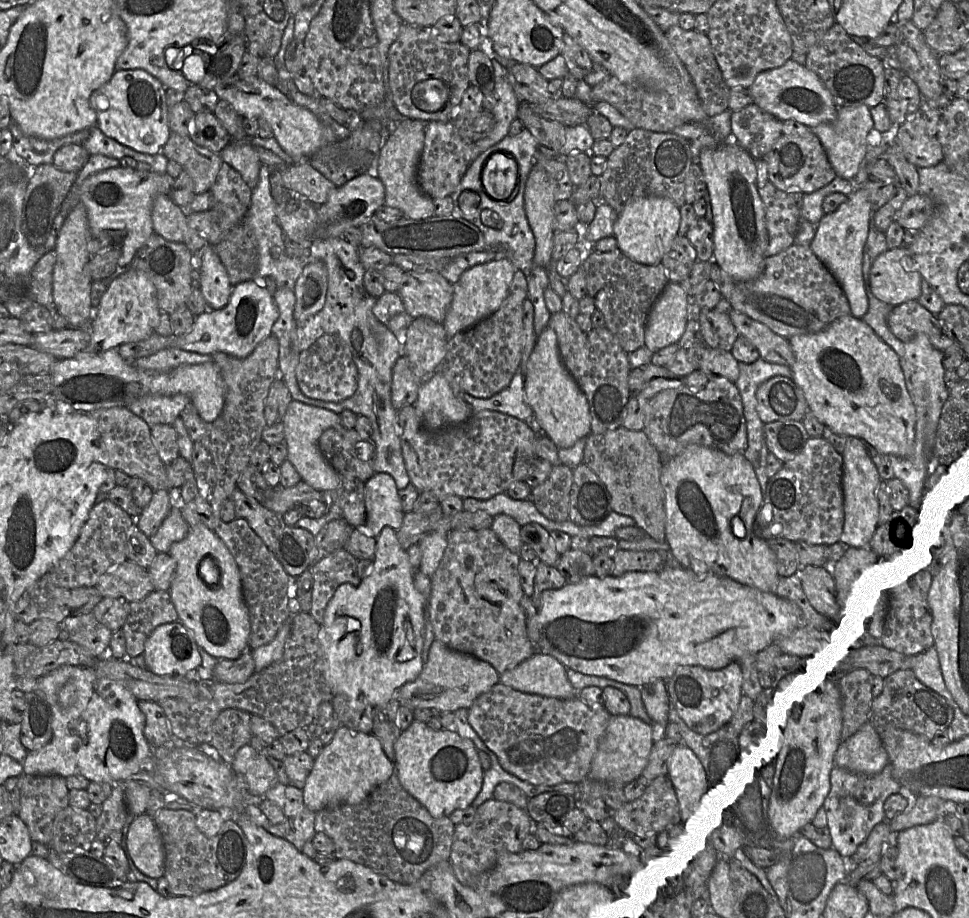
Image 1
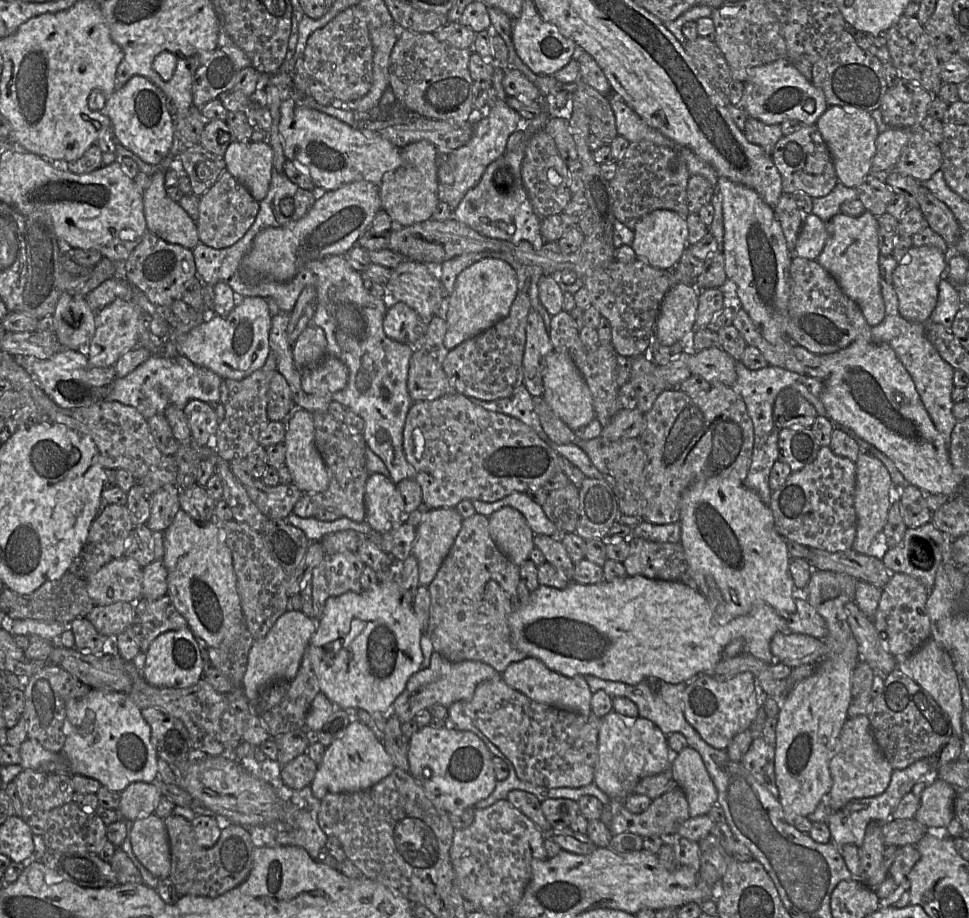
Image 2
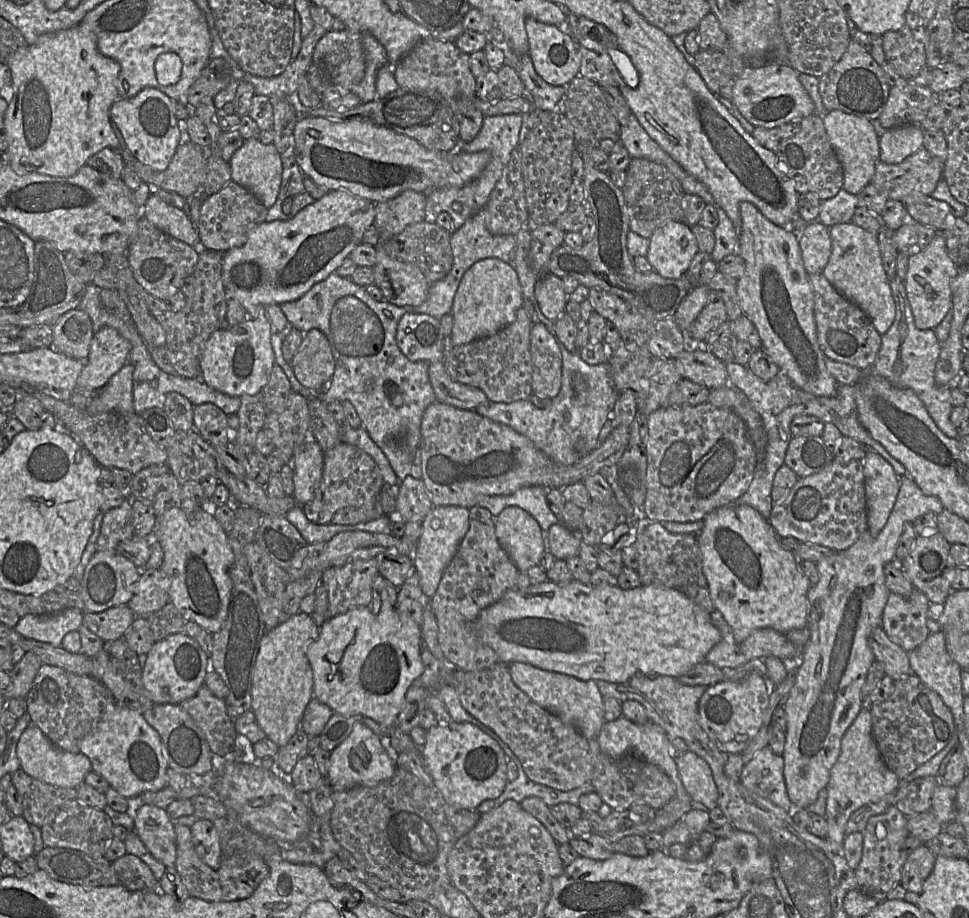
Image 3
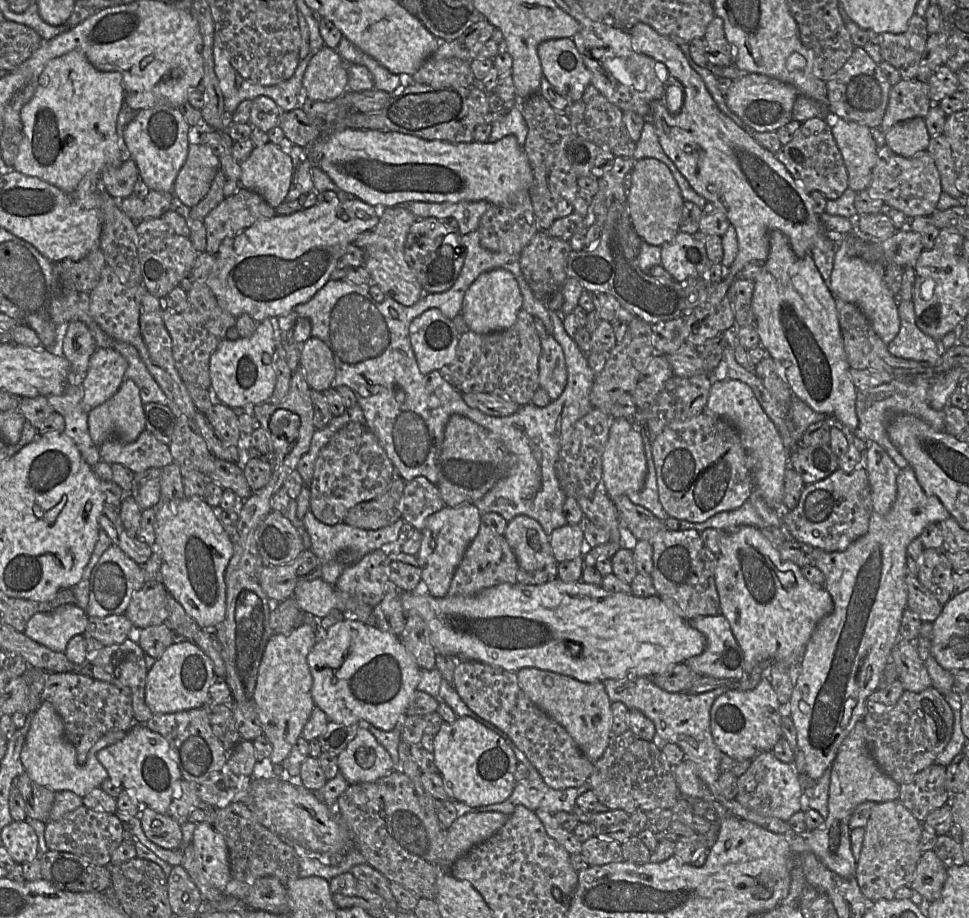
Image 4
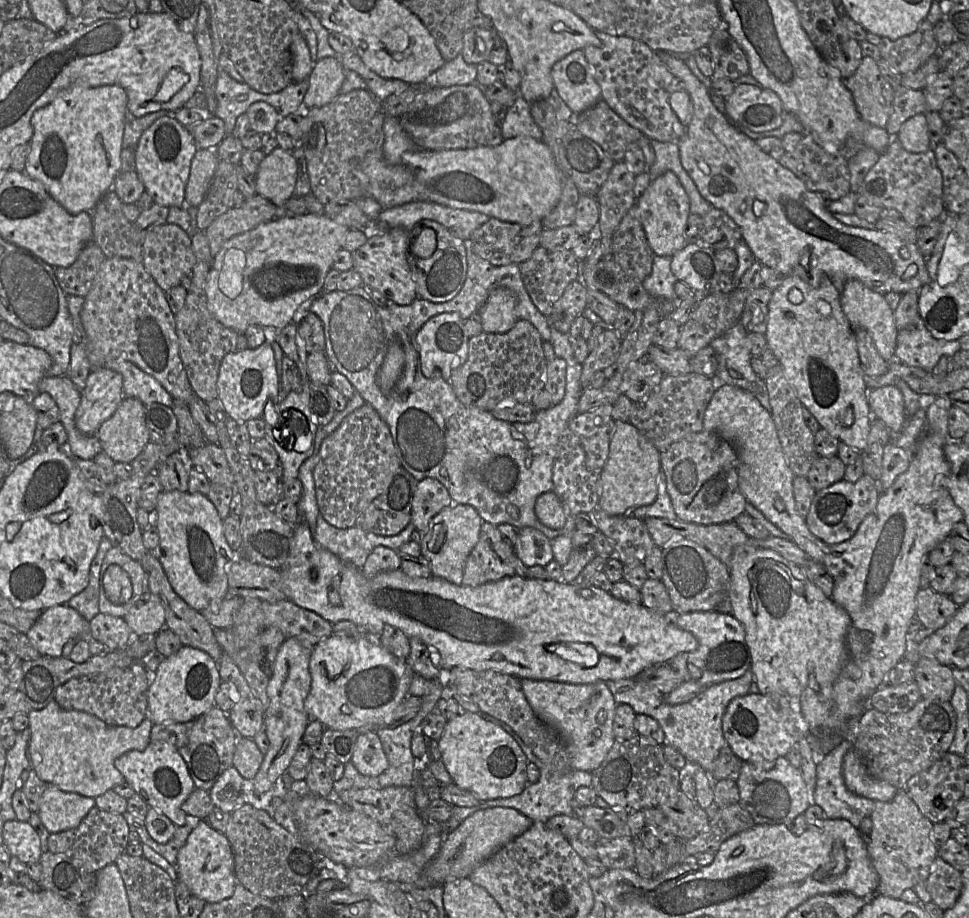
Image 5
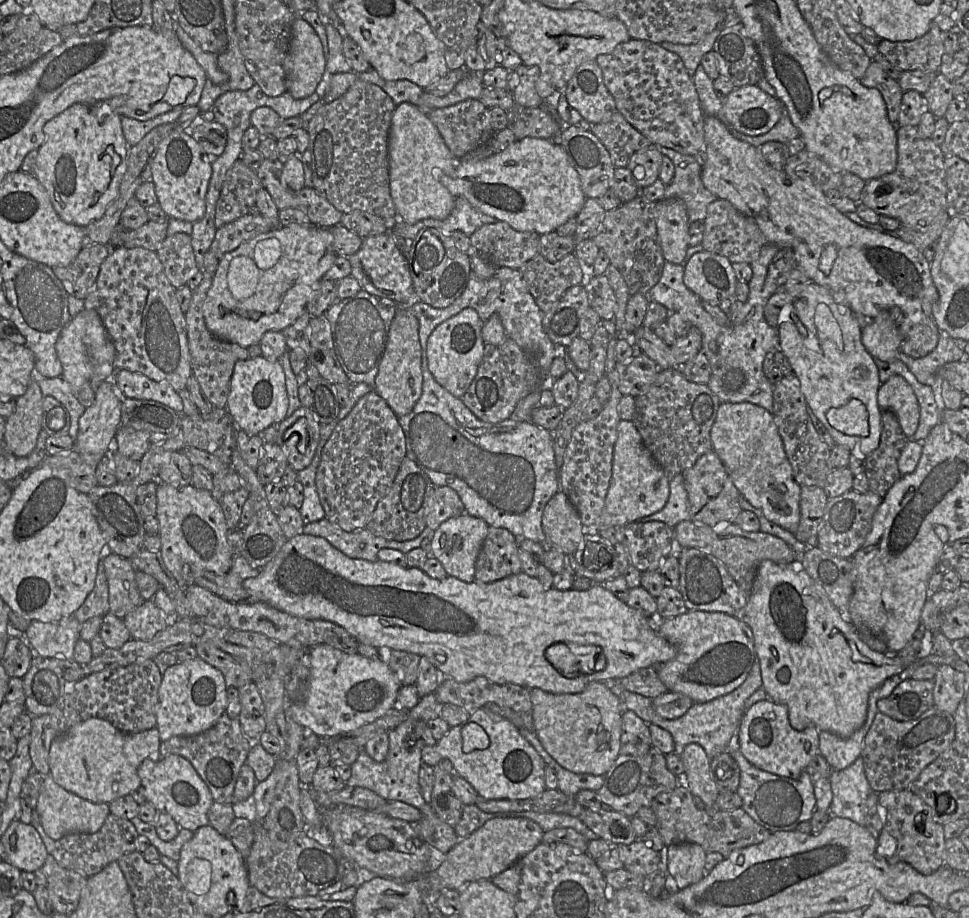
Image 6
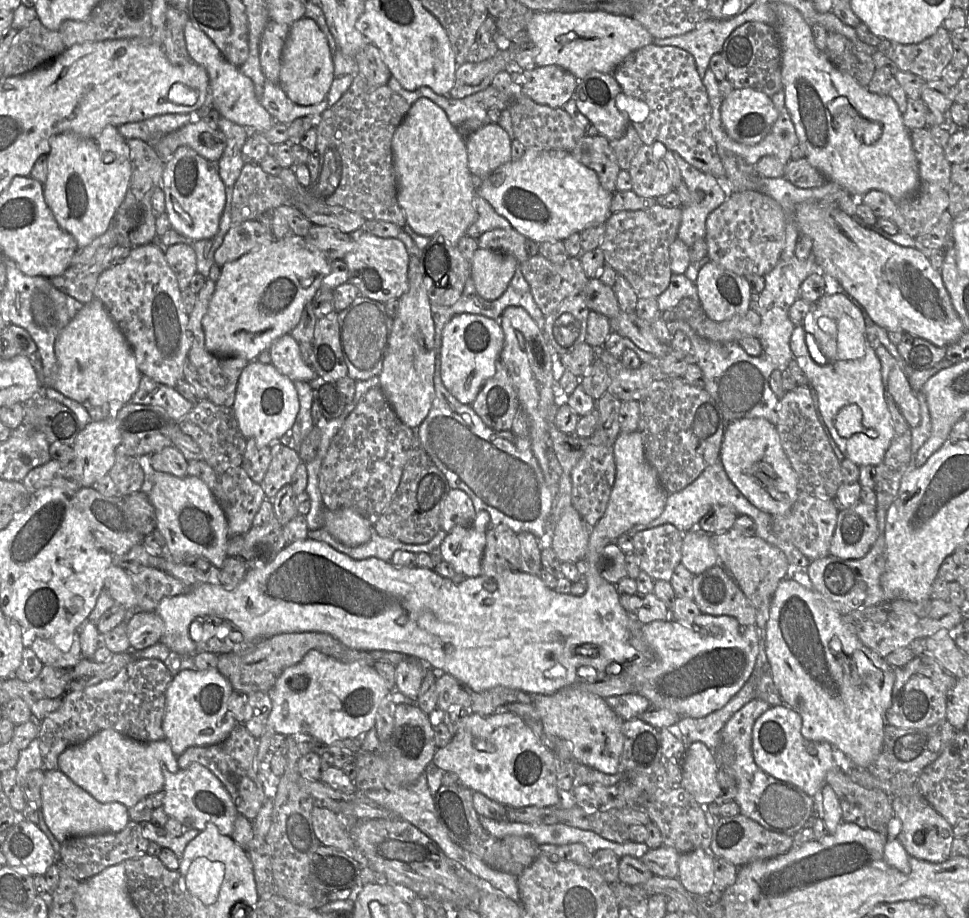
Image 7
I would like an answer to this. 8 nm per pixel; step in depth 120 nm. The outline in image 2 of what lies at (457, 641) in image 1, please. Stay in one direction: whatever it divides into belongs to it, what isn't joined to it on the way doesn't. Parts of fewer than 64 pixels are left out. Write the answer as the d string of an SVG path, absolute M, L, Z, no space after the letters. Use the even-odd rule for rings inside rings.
M476 513L463 519L454 544L428 586L430 618L426 632L434 651L452 662L473 660L486 663L499 674L503 673L508 665L526 658L527 655L512 643L509 628L509 617L520 605L517 593L519 581L519 566L509 560L491 538L489 518Z

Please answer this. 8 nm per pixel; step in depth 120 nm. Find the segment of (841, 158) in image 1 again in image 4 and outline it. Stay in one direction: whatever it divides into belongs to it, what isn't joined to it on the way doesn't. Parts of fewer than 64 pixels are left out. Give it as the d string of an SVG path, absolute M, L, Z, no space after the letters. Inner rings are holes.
M832 118L830 127L847 169L849 189L867 190L878 152L871 128L842 118Z

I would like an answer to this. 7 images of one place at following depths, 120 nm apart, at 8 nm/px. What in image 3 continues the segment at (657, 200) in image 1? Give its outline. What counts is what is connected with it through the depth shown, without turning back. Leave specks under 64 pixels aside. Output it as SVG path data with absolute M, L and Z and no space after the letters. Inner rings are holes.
M670 221L658 227L649 238L646 254L653 270L665 278L680 279L699 252L690 226L681 221Z

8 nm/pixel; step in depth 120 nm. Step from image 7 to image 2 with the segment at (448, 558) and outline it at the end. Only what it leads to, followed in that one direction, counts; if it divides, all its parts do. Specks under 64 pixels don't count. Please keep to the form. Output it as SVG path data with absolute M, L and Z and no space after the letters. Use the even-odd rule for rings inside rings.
M455 508L430 509L416 529L413 555L419 566L419 583L429 586L460 532L463 518Z

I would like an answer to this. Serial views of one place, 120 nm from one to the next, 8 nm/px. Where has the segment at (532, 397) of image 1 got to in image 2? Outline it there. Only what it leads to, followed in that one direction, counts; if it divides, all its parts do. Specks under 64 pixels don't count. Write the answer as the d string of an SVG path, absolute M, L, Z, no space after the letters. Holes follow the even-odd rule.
M554 350L547 356L543 372L543 388L541 397L572 431L578 431L594 419L593 399L589 387L567 354Z

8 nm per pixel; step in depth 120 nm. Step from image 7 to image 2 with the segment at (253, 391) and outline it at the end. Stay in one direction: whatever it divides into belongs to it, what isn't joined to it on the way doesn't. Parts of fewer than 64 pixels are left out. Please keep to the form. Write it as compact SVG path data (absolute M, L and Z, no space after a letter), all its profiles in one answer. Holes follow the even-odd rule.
M258 296L239 297L233 311L226 317L210 315L200 325L193 328L182 341L178 343L178 354L187 357L194 364L207 368L223 379L243 379L260 369L271 352L269 333L272 325L272 316L267 301Z

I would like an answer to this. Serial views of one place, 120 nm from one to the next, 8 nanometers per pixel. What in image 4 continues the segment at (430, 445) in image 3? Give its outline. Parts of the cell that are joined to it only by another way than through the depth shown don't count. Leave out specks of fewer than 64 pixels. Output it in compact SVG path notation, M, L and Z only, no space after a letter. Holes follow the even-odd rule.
M452 415L444 431L438 460L438 488L445 506L458 506L482 498L507 471L507 453L491 434L472 420Z

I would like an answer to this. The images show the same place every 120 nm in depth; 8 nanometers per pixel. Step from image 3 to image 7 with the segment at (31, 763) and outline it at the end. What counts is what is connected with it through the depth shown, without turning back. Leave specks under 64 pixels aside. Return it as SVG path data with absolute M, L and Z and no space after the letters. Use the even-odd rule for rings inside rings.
M114 729L100 730L85 742L68 747L58 757L59 770L98 802L118 802L127 808L134 806L142 799L146 799L151 793L163 790L164 776L161 769L162 766L165 766L172 773L180 769L177 756L165 739L141 742L124 736Z

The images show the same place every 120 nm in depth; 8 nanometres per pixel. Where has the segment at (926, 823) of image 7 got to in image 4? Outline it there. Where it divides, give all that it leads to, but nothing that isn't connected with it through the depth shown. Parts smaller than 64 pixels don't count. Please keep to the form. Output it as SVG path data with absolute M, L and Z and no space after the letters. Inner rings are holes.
M899 799L875 804L864 827L864 842L855 873L860 890L867 899L871 902L893 900L897 889L910 886L922 856L919 848L922 832L922 822Z

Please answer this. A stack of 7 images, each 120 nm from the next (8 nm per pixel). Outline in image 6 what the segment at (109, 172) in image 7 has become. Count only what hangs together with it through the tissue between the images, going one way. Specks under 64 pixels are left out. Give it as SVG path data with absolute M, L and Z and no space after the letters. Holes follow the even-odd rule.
M114 97L95 104L76 103L47 121L44 141L38 148L34 176L44 187L62 220L86 227L101 218L116 198L127 169L128 144L117 108L123 99Z

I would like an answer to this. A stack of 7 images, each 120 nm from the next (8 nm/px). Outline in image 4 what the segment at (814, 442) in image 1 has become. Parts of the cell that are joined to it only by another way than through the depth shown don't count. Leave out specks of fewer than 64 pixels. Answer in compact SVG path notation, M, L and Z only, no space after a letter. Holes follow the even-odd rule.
M866 467L846 473L838 468L827 478L805 485L797 506L782 514L782 528L787 538L826 552L844 551L868 529L873 512Z

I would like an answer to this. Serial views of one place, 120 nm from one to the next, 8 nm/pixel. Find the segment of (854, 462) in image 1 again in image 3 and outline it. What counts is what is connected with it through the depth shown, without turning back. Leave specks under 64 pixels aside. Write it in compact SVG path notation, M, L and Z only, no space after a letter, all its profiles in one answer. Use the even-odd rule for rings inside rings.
M868 449L862 460L867 502L867 530L876 536L886 525L896 502L900 478L876 451Z

